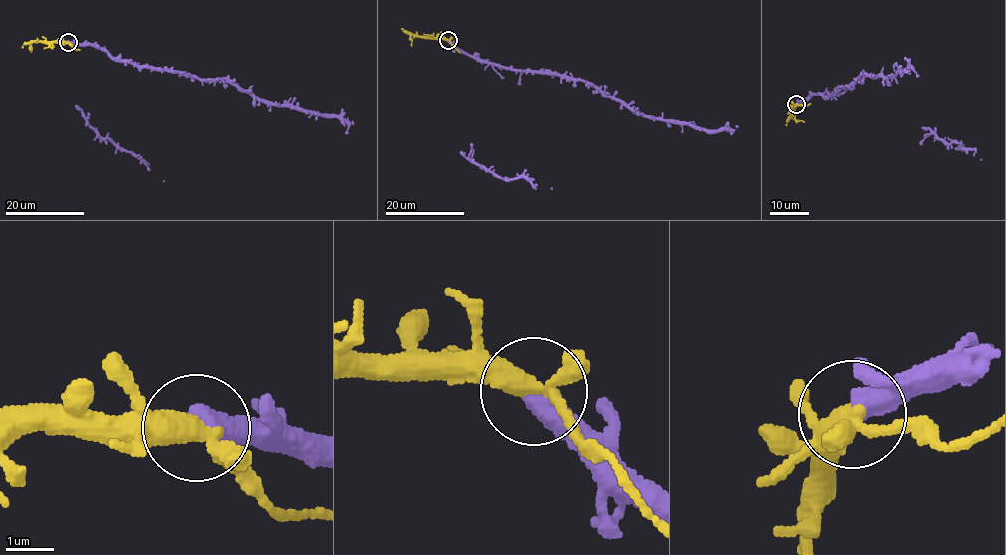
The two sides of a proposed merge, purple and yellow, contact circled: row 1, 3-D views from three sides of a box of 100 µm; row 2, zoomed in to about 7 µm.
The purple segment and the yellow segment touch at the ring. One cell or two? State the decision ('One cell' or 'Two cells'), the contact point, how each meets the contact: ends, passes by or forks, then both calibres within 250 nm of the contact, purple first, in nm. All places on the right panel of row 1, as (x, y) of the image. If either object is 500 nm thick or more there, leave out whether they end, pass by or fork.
One cell. Place: (796, 104). Thickness 500 nm (purple) against 320 nm

